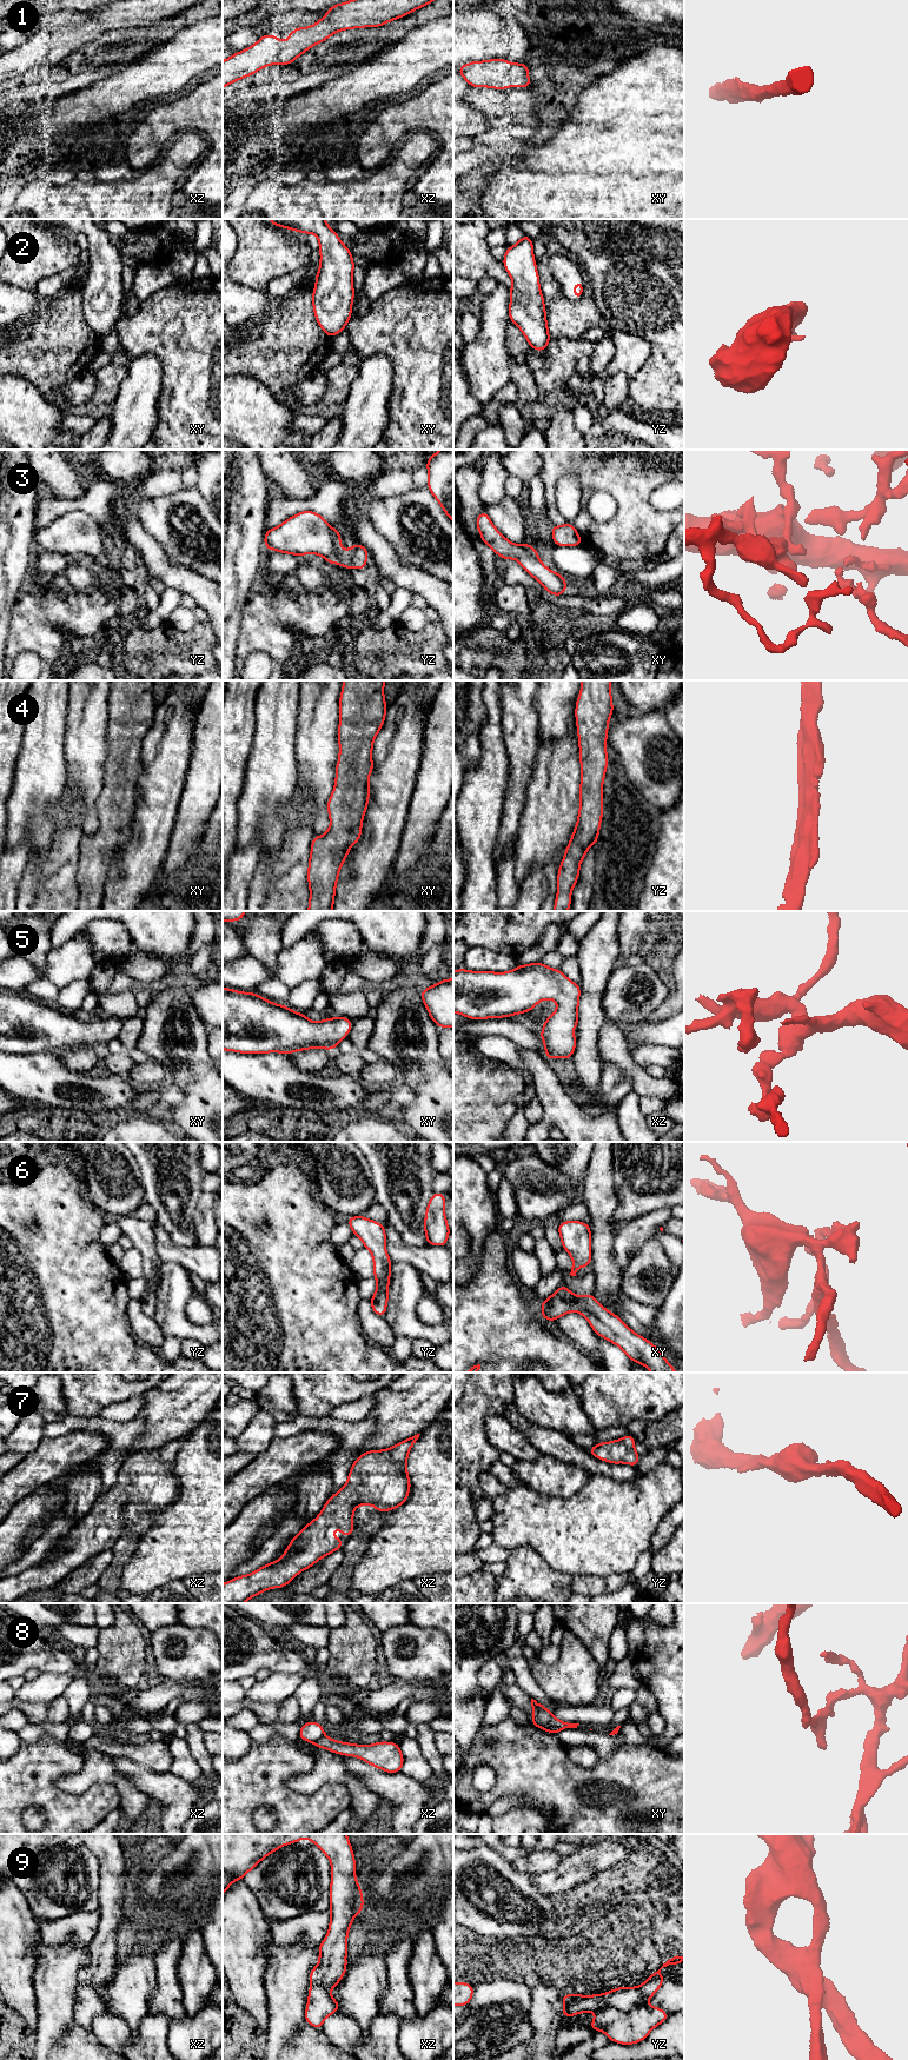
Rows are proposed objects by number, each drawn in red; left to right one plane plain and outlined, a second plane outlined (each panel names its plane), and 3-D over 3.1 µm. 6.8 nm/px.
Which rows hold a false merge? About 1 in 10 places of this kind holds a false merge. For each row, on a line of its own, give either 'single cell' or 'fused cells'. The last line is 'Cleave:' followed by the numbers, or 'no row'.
1: single cell
2: single cell
3: single cell
4: single cell
5: single cell
6: single cell
7: single cell
8: fused cells
9: single cell
Cleave: 8

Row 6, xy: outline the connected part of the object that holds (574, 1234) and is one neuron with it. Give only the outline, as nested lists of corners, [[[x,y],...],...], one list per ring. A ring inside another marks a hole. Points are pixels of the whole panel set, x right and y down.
[[[564,1221],[557,1227],[563,1249],[571,1256],[574,1264],[569,1275],[577,1276],[581,1267],[591,1265],[591,1230],[589,1223]]]

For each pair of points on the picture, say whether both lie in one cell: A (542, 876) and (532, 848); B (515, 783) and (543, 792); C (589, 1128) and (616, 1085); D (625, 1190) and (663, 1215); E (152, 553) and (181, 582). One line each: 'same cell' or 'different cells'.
A: different cells
B: different cells
C: different cells
D: different cells
E: same cell

